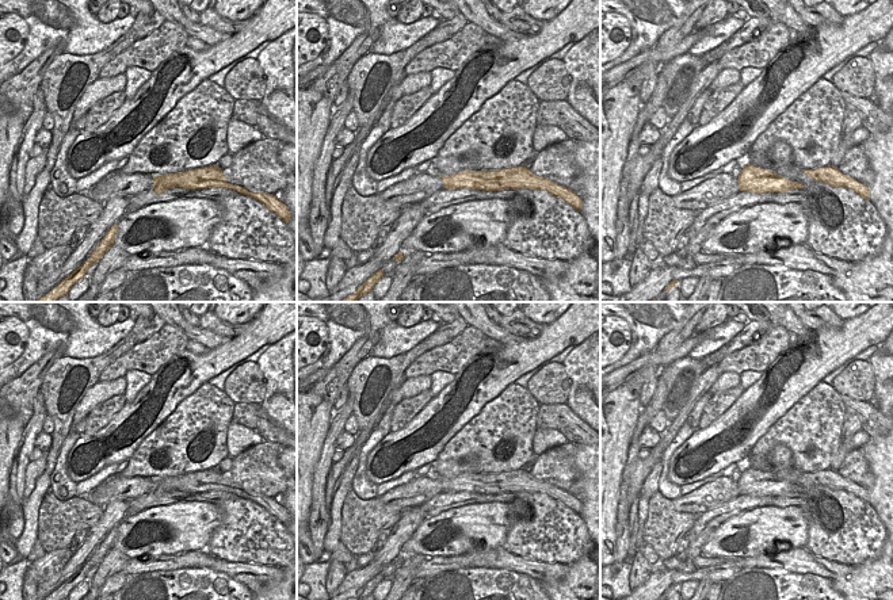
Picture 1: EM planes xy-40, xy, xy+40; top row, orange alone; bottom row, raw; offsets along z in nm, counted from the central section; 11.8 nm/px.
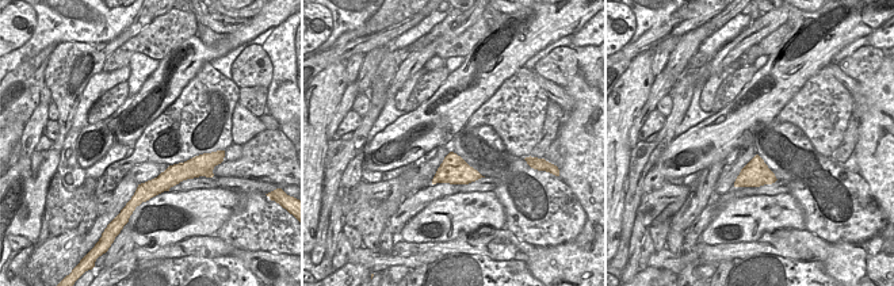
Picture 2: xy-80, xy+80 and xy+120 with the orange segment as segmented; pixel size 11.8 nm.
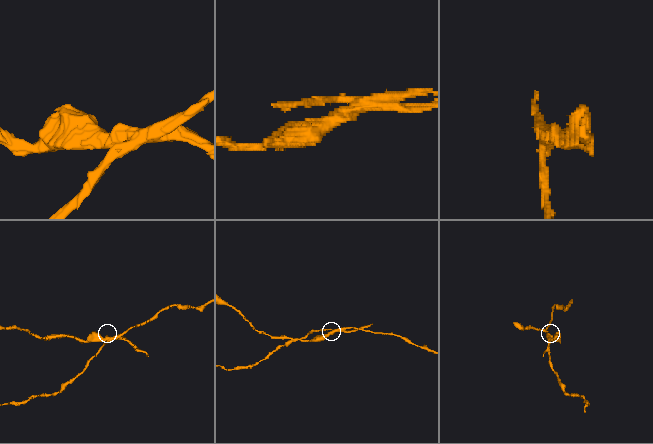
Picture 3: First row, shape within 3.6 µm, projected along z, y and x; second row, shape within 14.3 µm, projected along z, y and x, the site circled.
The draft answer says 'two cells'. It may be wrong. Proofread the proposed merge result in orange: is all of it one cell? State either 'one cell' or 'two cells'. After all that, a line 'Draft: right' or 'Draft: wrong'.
two cells
Draft: right

